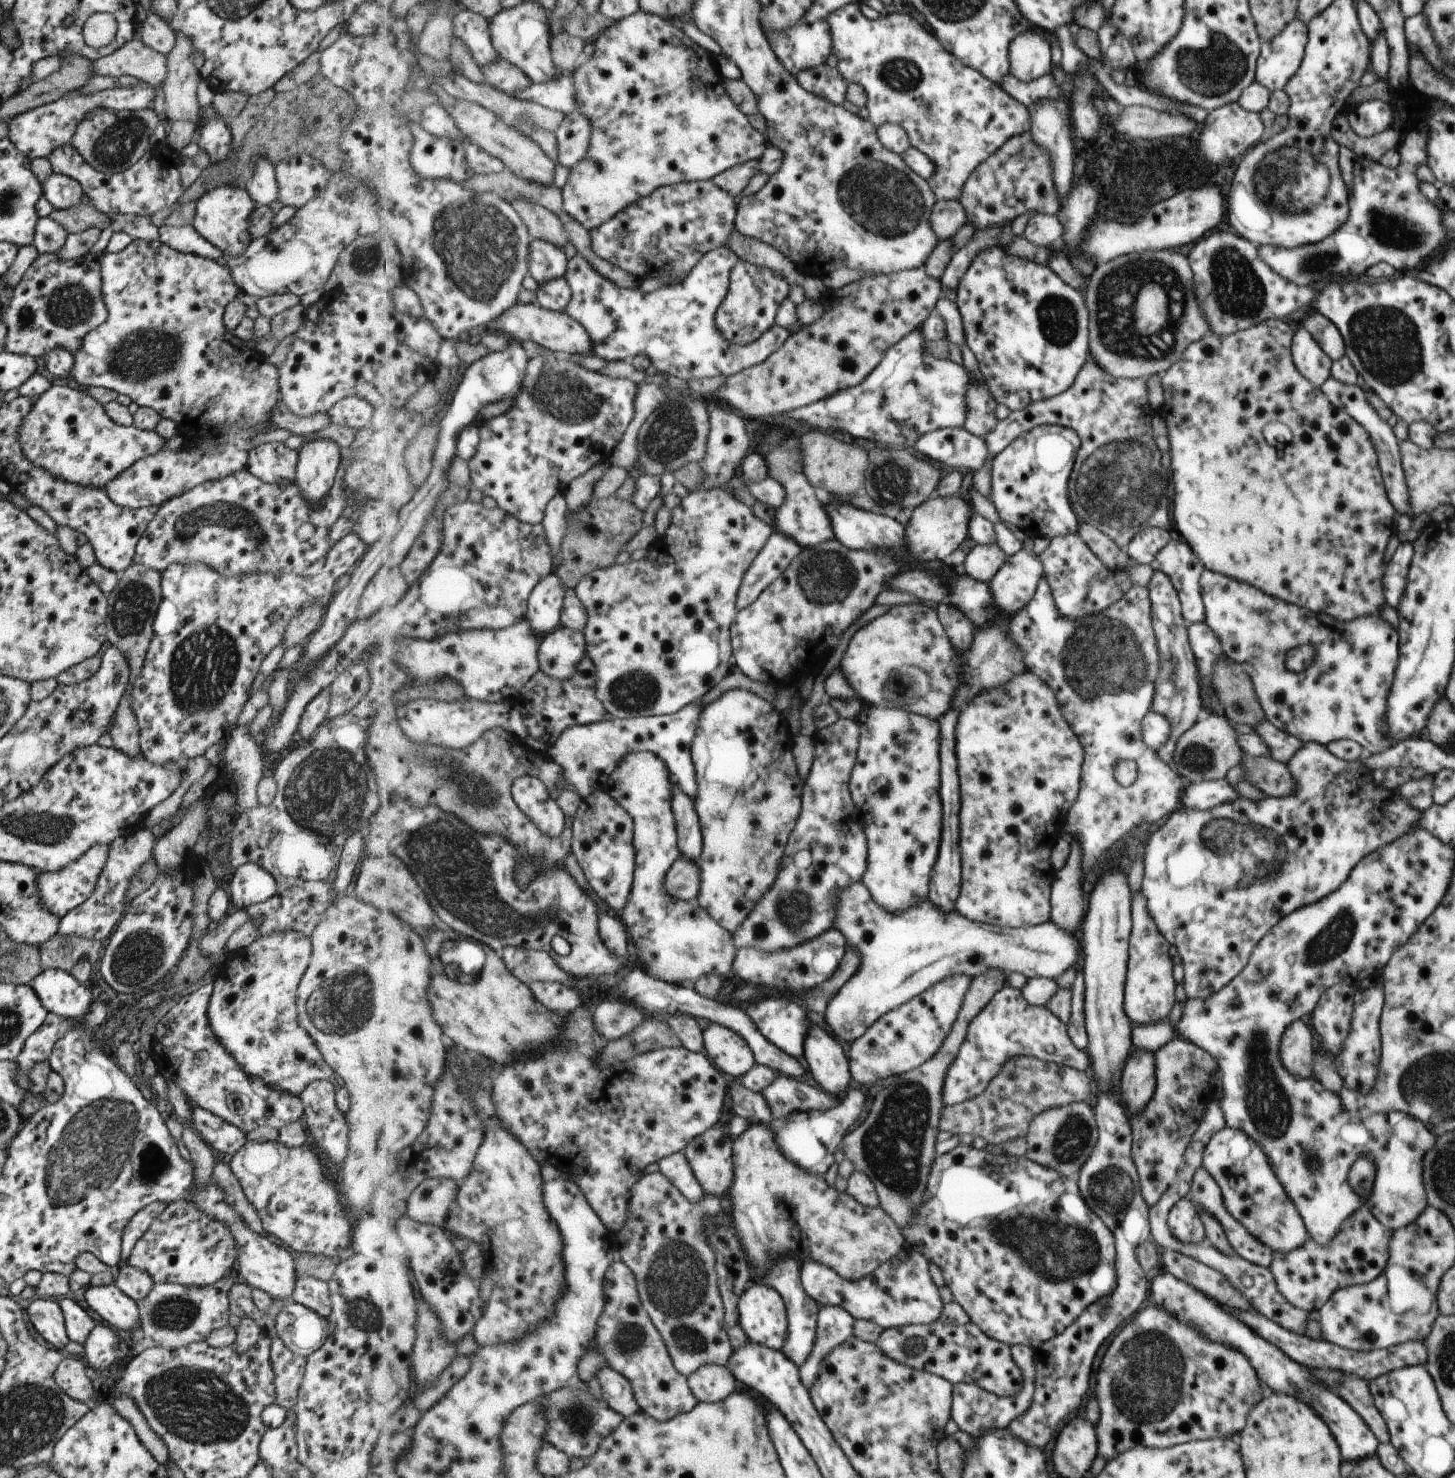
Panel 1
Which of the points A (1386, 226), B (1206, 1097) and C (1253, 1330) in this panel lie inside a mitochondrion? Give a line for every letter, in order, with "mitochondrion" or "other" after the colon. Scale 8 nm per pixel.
A: mitochondrion
B: other
C: other

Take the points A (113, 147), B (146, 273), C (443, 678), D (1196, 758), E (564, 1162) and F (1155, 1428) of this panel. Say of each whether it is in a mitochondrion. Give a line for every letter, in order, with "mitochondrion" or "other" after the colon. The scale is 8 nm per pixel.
A: mitochondrion
B: other
C: other
D: mitochondrion
E: other
F: other

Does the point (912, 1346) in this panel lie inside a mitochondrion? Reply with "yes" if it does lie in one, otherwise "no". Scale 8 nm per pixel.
yes

